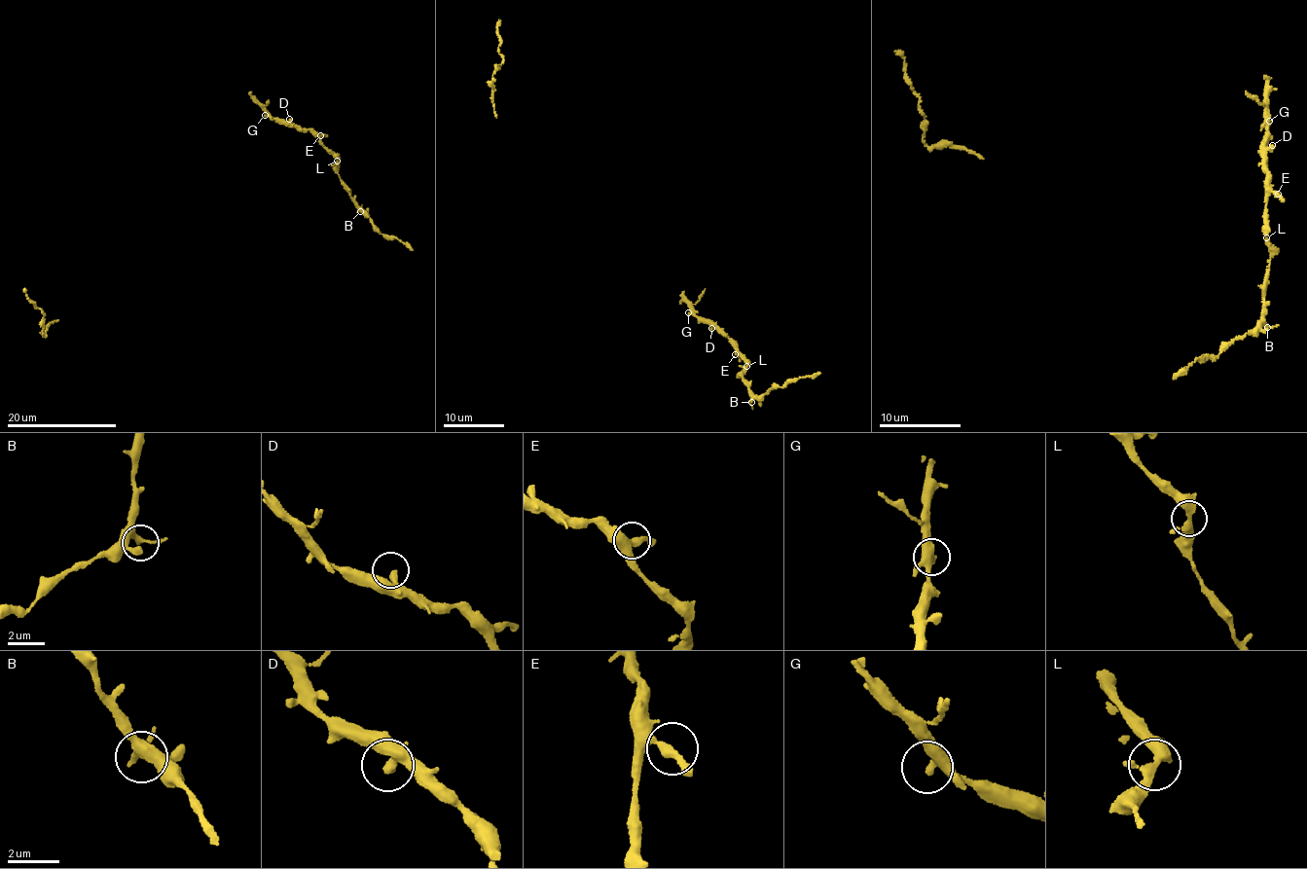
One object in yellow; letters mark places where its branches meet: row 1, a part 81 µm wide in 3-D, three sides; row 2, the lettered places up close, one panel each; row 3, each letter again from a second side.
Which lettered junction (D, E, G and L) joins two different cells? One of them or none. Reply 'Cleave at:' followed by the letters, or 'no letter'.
Cleave at: no letter

